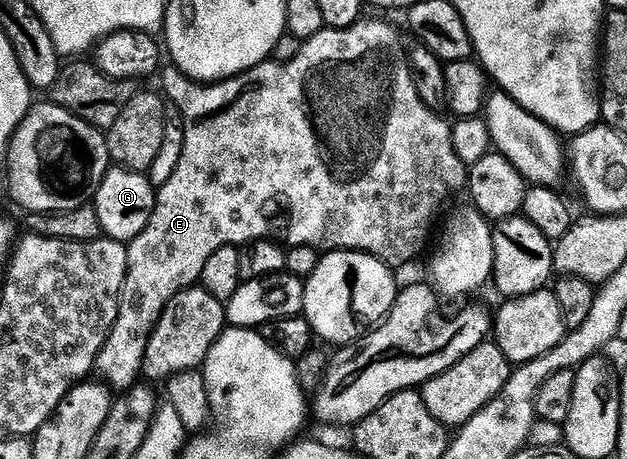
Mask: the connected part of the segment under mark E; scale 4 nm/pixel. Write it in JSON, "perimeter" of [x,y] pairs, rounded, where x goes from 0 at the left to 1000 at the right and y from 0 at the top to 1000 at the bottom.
{"perimeter":[[[577,41],[568,54],[561,54],[558,63],[526,63],[518,61],[509,68],[509,76],[502,76],[496,87],[485,92],[478,100],[480,109],[463,129],[456,142],[447,142],[442,129],[421,133],[416,142],[408,142],[404,150],[394,153],[391,159],[381,161],[380,168],[365,168],[360,176],[348,176],[344,181],[322,181],[319,176],[306,176],[300,163],[290,159],[281,146],[263,146],[255,153],[254,170],[257,168],[255,200],[279,233],[285,233],[285,242],[292,251],[292,268],[295,270],[295,309],[292,312],[292,340],[285,346],[285,364],[279,364],[279,381],[273,381],[273,390],[266,390],[266,399],[260,399],[260,407],[250,414],[250,440],[247,442],[247,460],[241,468],[241,486],[234,486],[234,495],[215,523],[204,527],[203,540],[206,547],[206,588],[199,601],[196,617],[196,634],[193,636],[193,658],[190,660],[190,686],[183,695],[183,712],[171,730],[171,747],[164,747],[164,765],[158,765],[155,791],[152,797],[153,810],[158,815],[182,850],[198,852],[211,847],[214,839],[226,828],[225,802],[231,789],[234,773],[234,747],[238,730],[244,723],[244,715],[254,704],[254,695],[260,686],[263,671],[273,660],[273,651],[279,651],[279,643],[285,643],[295,630],[306,630],[316,619],[324,599],[324,573],[330,573],[330,564],[337,564],[337,556],[343,556],[343,547],[349,547],[349,538],[357,534],[386,536],[397,532],[399,525],[432,523],[443,529],[453,529],[456,536],[466,538],[470,534],[488,534],[490,538],[502,538],[507,547],[561,547],[565,551],[589,551],[595,560],[612,569],[622,582],[635,582],[633,577],[646,577],[651,569],[659,569],[678,542],[678,523],[684,516],[684,479],[695,468],[703,455],[703,444],[715,434],[721,420],[729,420],[743,410],[748,392],[746,366],[732,346],[732,338],[726,338],[726,320],[722,318],[722,285],[718,266],[708,264],[703,257],[702,244],[684,237],[675,224],[675,216],[668,216],[668,198],[662,198],[662,172],[659,170],[659,153],[652,148],[652,126],[649,122],[648,100],[640,100],[640,81],[619,54],[614,46],[587,46]]]}

